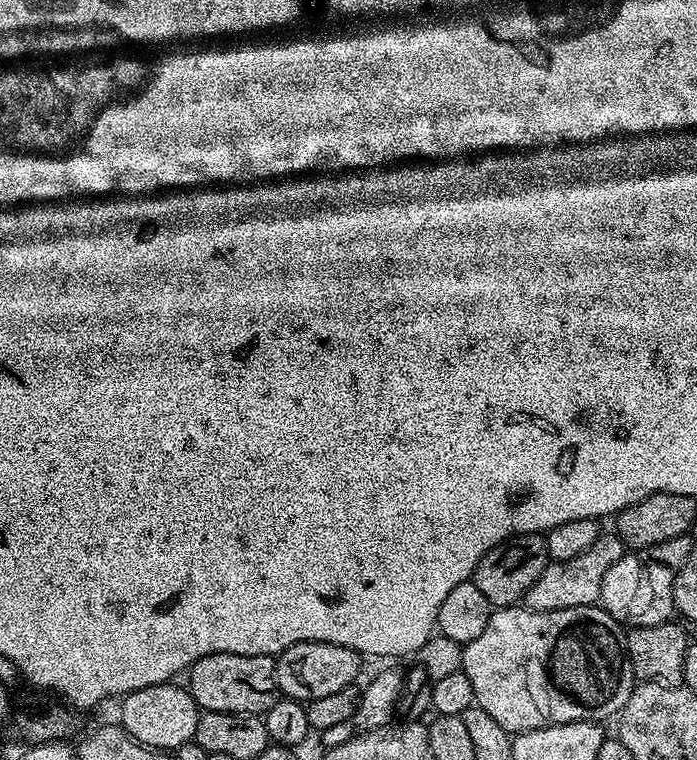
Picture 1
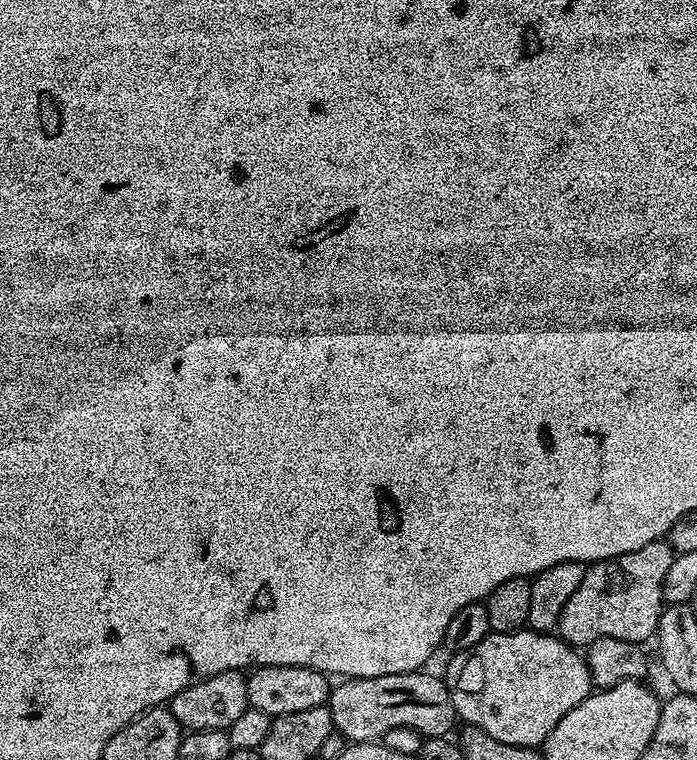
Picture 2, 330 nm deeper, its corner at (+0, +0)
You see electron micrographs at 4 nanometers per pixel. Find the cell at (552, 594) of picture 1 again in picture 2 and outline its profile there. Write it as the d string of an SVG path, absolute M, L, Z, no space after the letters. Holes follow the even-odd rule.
M661 538L630 554L589 563L584 569L584 577L578 590L574 590L574 594L570 594L570 600L566 602L560 615L558 621L560 639L573 646L587 646L598 638L622 638L629 640L631 644L640 644L647 636L651 637L660 624L660 613L666 604L664 579L666 570L670 570L672 565L673 555L672 545L668 543L667 539Z

